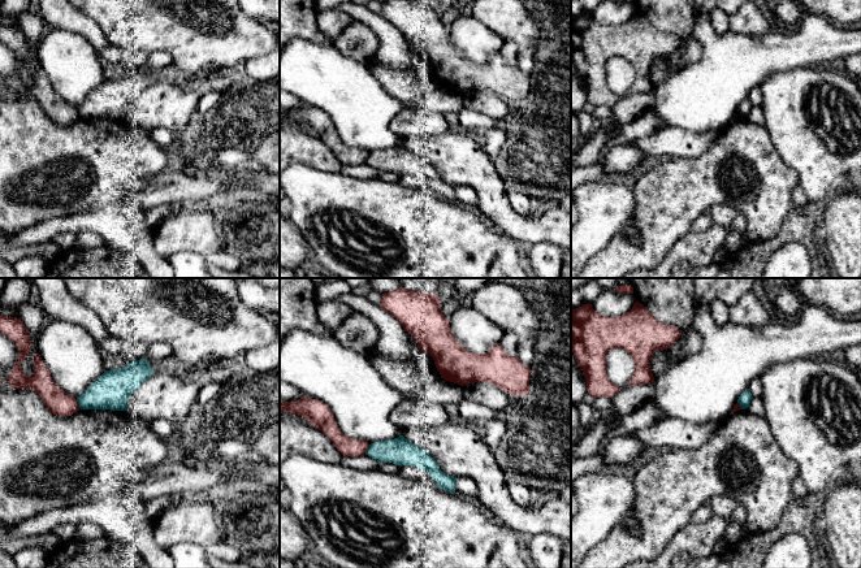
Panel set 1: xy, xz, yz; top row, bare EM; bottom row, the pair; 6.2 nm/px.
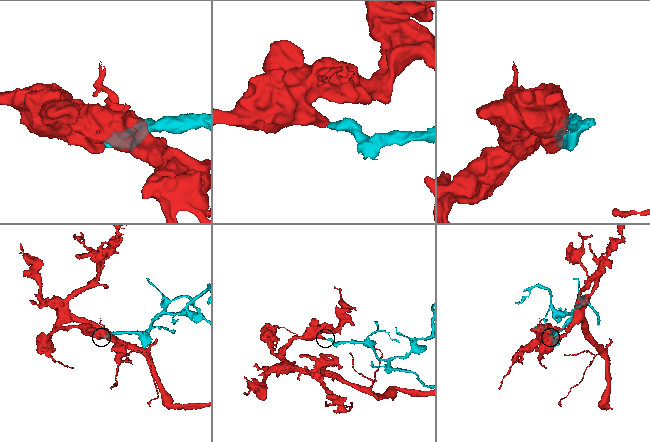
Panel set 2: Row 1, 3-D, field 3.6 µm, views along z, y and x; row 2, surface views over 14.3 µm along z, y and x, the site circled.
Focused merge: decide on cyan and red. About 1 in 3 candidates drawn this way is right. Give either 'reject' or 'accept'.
reject

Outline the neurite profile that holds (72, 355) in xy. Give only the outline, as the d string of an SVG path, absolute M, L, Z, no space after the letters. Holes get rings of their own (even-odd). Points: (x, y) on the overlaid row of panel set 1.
M51 320L38 337L38 352L55 385L75 399L105 370L98 342L73 322Z

